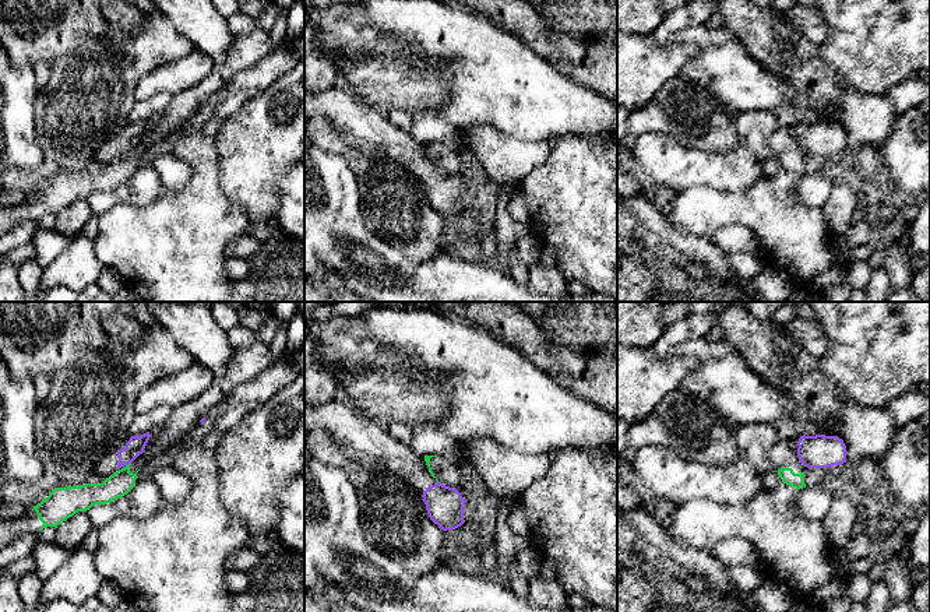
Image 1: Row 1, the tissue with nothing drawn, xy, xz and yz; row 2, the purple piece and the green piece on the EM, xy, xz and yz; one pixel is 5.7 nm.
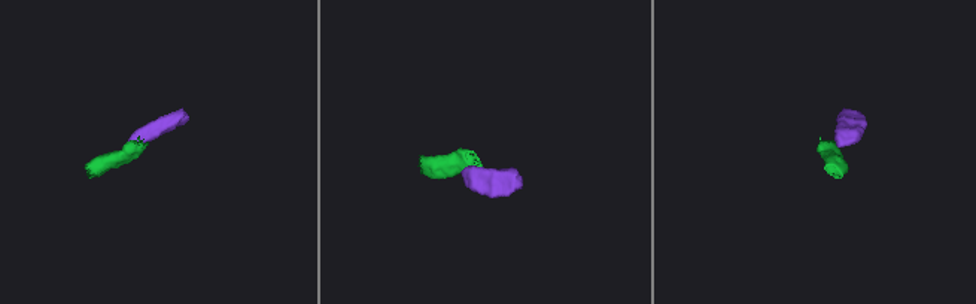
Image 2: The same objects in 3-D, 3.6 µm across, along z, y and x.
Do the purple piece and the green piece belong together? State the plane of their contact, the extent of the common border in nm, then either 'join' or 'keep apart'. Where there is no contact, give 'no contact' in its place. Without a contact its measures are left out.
meets purple in xy; contact 40 nm long; keep apart

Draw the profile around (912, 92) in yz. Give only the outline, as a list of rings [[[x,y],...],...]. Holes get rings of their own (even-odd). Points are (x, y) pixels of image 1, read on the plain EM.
[[[910,78],[891,87],[887,96],[894,102],[895,115],[899,116],[908,109],[930,102],[930,81]]]

